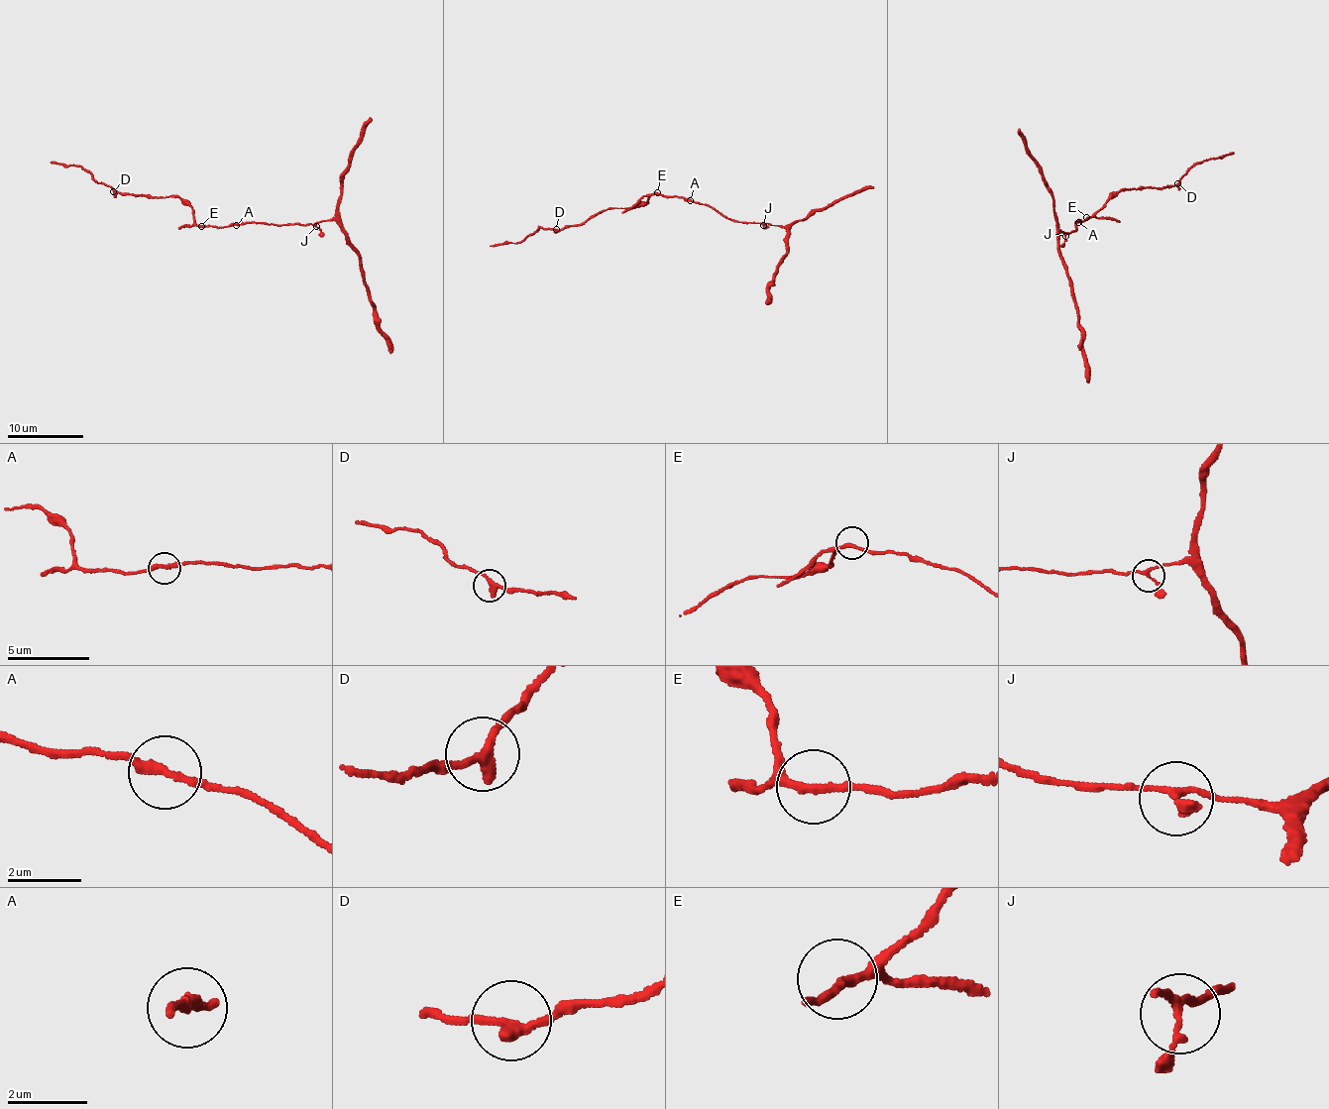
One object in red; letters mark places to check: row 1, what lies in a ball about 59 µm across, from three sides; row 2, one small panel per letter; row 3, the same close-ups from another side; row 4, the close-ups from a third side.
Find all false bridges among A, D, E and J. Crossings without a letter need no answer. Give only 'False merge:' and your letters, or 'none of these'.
False merge: none of these

